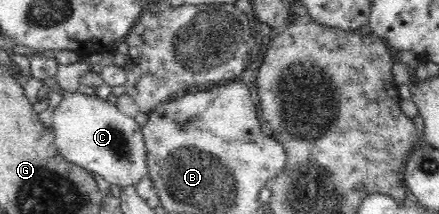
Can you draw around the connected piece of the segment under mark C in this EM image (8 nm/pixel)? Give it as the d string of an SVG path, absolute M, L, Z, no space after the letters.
M64 89L63 91L61 96L54 98L57 100L51 126L59 154L70 163L90 170L95 175L101 175L113 186L136 187L139 180L149 174L149 169L145 139L135 117L123 114L117 106L107 103L97 95L89 96Z

